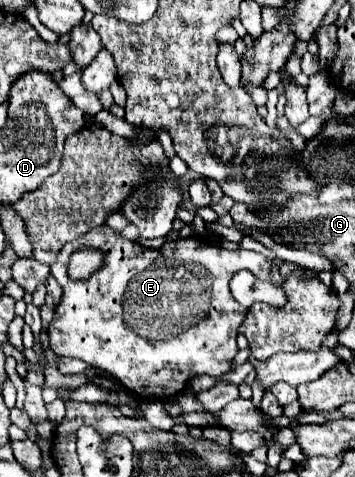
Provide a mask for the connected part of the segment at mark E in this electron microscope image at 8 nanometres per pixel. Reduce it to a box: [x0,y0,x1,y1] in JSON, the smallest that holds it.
[47,224,269,398]

